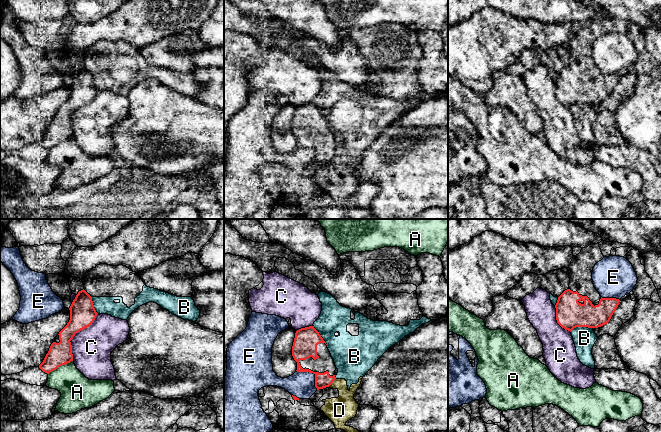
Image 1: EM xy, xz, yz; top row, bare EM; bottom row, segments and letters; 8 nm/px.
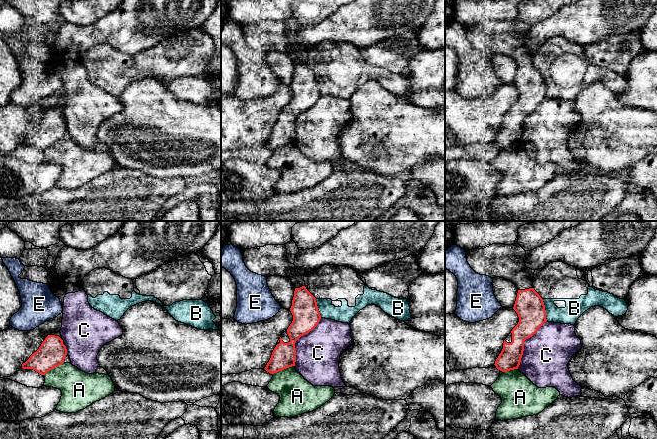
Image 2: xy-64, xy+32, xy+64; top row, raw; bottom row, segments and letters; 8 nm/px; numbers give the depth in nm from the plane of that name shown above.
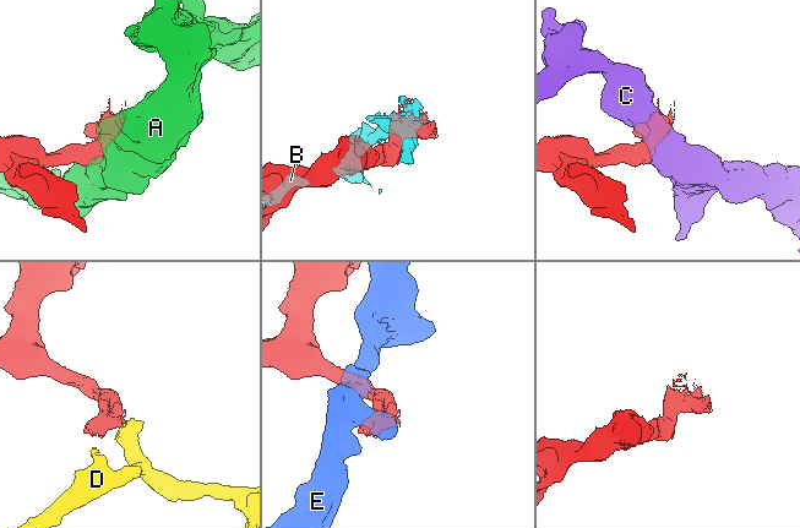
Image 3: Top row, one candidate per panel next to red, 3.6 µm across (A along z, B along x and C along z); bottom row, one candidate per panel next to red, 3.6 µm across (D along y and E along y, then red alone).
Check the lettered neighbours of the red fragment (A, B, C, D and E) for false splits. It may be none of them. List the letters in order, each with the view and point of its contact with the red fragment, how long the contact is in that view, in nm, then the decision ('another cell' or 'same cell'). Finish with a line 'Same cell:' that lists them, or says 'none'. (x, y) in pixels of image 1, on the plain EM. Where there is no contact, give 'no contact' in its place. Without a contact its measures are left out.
A: xy (60, 141) | 240 nm | another cell
B: yz (581, 102) | 180 nm | another cell
C: xy (85, 103) | 300 nm | another cell
D: xz (332, 158) | 90 nm | another cell
E: xz (312, 148) | 240 nm | another cell
Same cell: none

